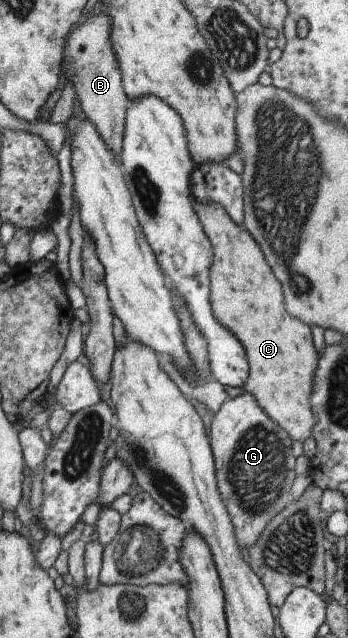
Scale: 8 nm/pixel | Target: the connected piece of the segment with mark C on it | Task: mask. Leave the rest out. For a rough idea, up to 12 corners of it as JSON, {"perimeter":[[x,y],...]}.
{"perimeter":[[217,203],[209,307],[243,345],[241,387],[303,443],[315,425],[309,327]]}

